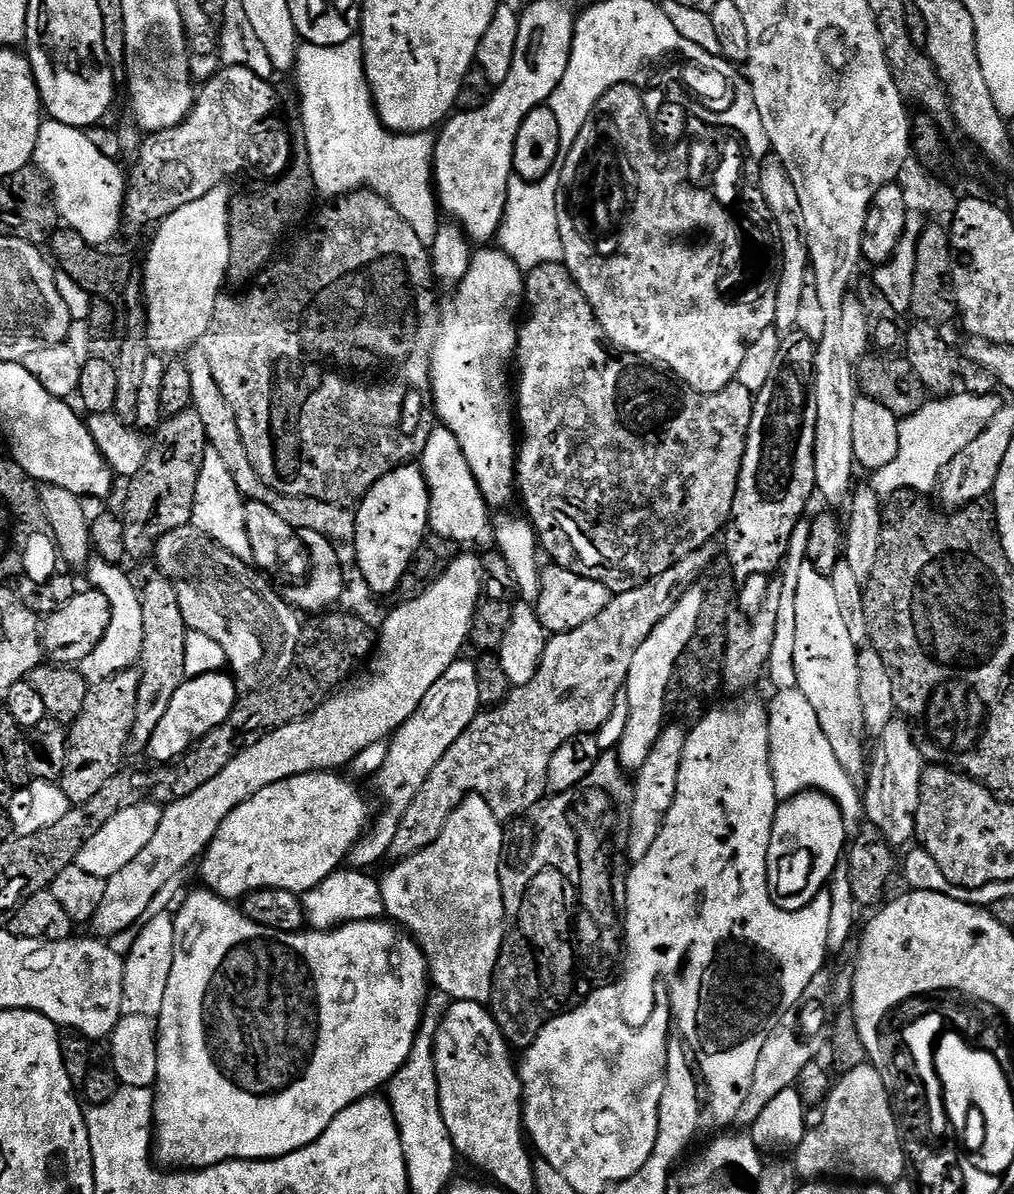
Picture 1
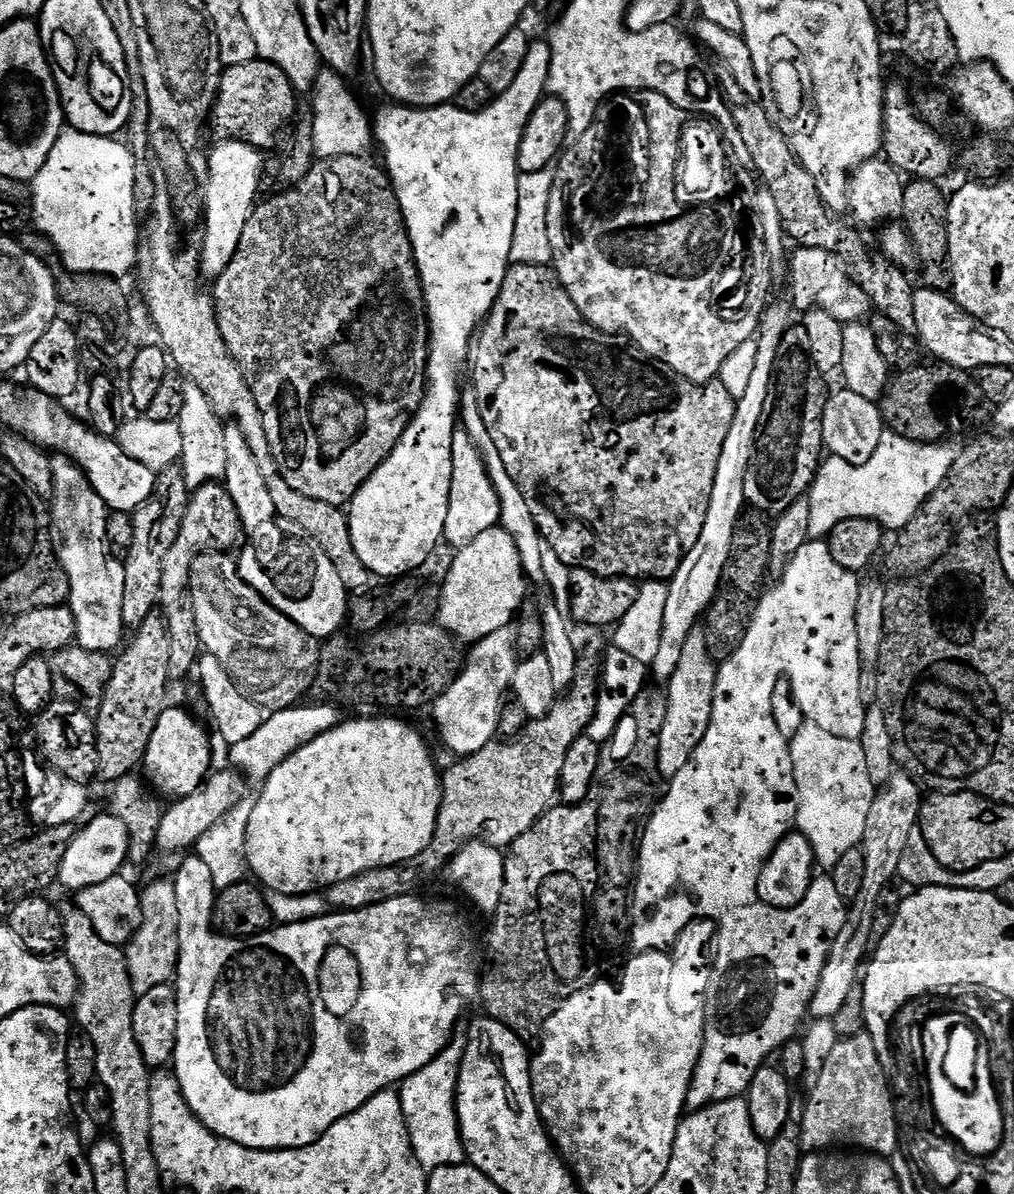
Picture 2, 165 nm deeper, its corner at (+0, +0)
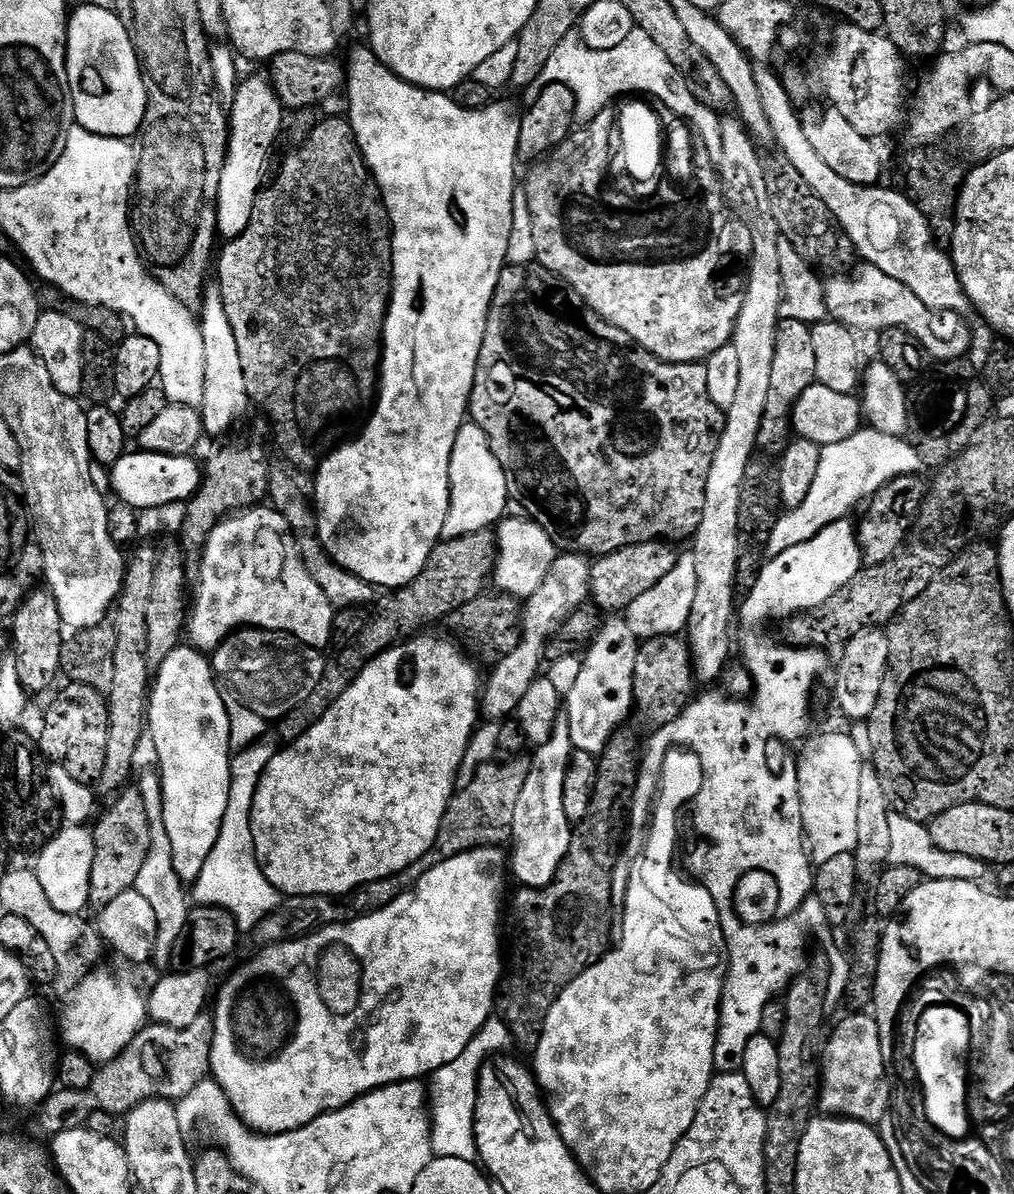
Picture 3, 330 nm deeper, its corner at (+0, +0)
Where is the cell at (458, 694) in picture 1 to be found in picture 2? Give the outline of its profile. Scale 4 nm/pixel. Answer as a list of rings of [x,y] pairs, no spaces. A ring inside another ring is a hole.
[[[511,627],[494,630],[494,634],[475,641],[471,648],[472,653],[469,656],[467,653],[460,673],[430,705],[436,732],[456,758],[473,756],[497,739],[496,727],[500,724],[504,695],[509,695],[518,663],[516,634]]]

